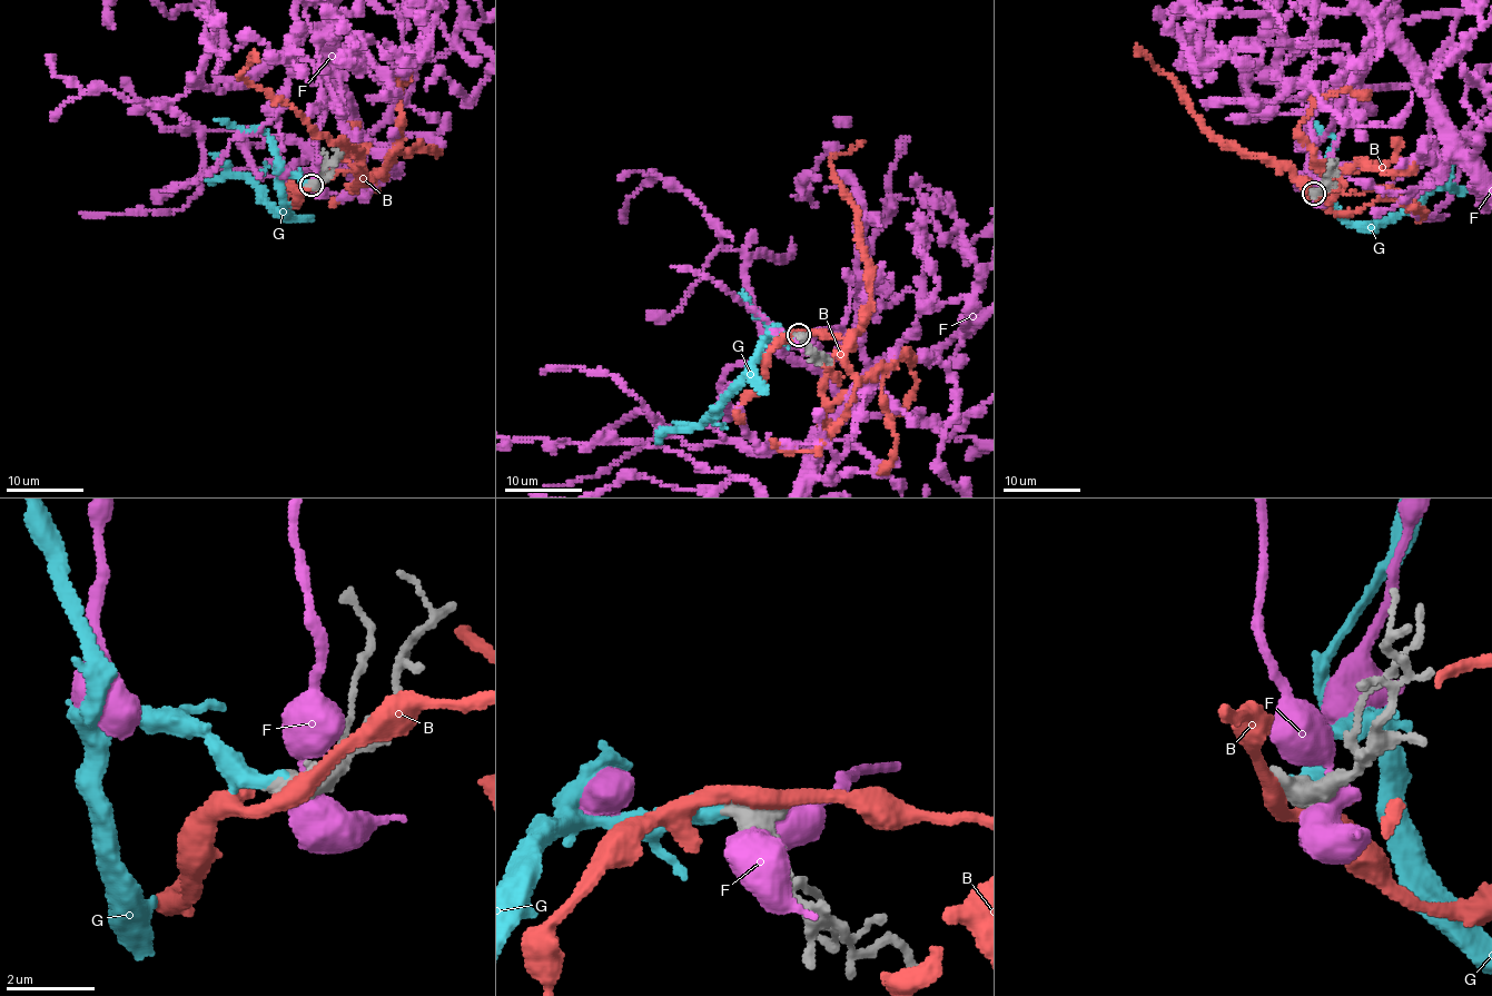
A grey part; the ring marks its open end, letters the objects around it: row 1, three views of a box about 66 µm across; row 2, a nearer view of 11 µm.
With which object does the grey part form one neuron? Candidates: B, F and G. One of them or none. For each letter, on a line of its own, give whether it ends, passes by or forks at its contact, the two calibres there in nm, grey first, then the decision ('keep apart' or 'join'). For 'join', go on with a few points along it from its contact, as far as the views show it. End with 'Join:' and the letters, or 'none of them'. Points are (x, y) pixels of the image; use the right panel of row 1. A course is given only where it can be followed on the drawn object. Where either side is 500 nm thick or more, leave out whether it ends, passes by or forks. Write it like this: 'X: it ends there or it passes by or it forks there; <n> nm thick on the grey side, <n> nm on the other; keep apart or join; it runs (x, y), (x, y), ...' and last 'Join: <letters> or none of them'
B: 650 nm thick on the grey side, 360 nm on the other; keep apart
F: 700 nm thick on the grey side, 500 nm on the other; keep apart
G: 600 nm thick on the grey side, 400 nm on the other; join
Join: G

